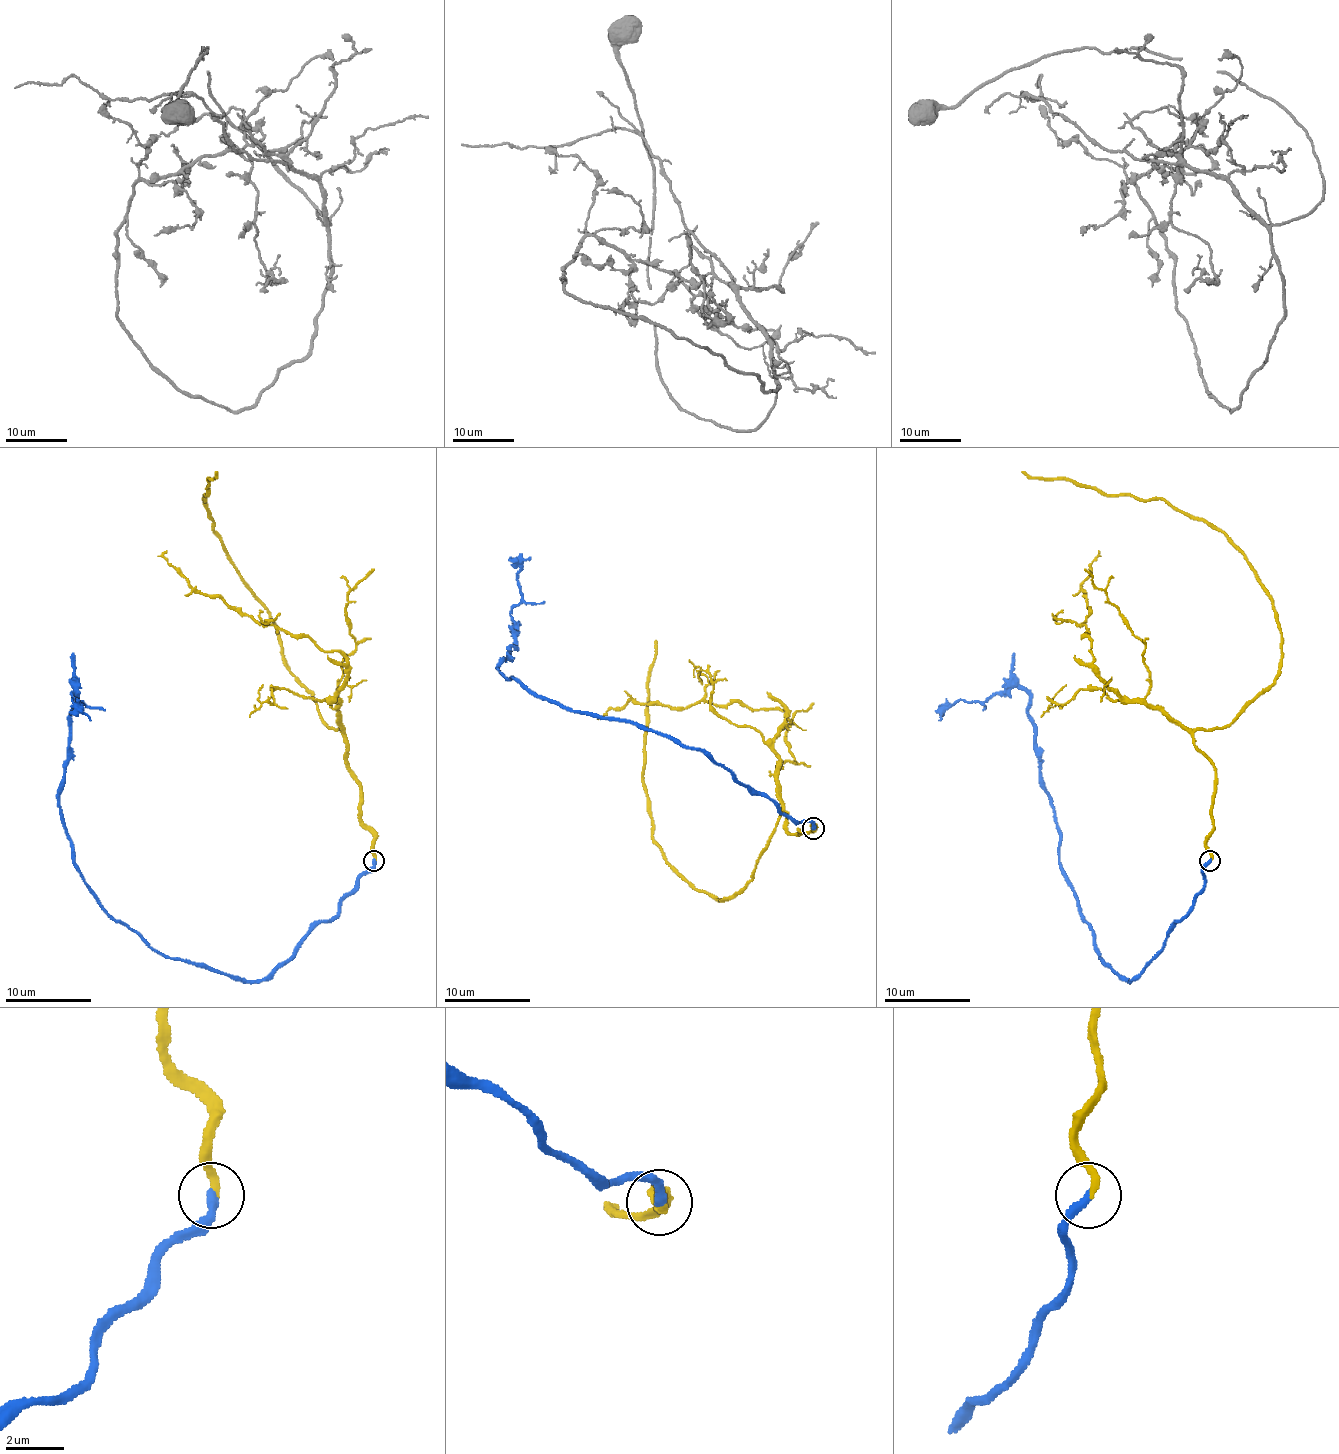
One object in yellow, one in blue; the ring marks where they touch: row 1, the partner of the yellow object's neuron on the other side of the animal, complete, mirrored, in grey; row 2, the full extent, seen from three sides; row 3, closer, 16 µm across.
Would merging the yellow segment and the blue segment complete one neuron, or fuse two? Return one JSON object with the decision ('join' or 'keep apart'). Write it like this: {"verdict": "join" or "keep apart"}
{"verdict": "join"}

